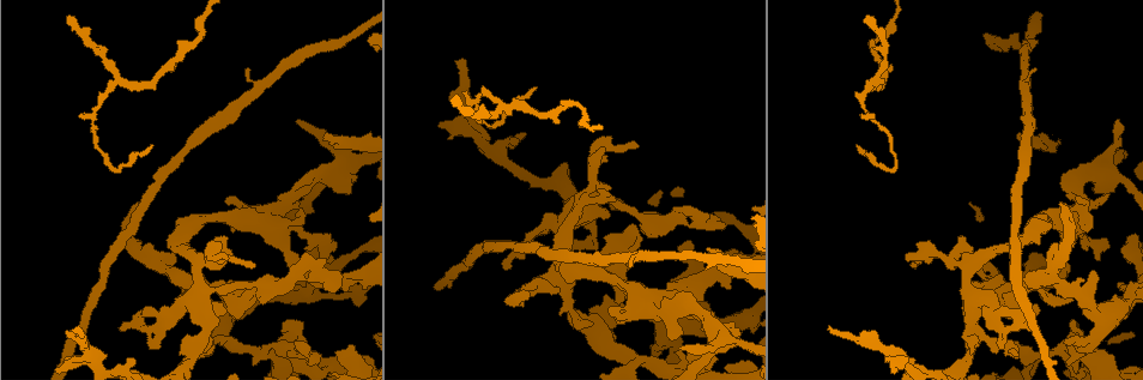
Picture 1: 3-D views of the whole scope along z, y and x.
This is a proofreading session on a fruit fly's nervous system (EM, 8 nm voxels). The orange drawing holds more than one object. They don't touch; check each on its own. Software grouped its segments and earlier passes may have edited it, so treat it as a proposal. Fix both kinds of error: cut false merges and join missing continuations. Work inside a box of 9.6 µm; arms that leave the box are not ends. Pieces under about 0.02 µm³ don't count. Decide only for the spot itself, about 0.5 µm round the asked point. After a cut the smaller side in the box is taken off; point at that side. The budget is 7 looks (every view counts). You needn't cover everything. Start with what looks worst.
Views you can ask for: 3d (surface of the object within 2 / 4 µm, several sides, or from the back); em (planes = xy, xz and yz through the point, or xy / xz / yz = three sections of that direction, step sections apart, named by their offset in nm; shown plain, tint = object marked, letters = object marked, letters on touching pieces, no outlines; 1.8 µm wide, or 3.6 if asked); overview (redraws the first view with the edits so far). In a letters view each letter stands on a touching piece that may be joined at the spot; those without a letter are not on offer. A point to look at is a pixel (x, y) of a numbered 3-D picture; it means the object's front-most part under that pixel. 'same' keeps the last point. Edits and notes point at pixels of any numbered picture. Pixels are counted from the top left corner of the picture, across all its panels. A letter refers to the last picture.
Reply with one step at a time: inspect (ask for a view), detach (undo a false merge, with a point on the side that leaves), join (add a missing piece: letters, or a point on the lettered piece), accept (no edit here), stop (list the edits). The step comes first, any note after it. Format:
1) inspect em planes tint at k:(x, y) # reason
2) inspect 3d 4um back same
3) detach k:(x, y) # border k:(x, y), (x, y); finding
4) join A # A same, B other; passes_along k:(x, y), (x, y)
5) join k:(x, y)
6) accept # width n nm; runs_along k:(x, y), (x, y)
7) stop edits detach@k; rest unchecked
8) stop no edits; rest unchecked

inspect 3d 2um at 1:(265, 289) # two arms in line, one across

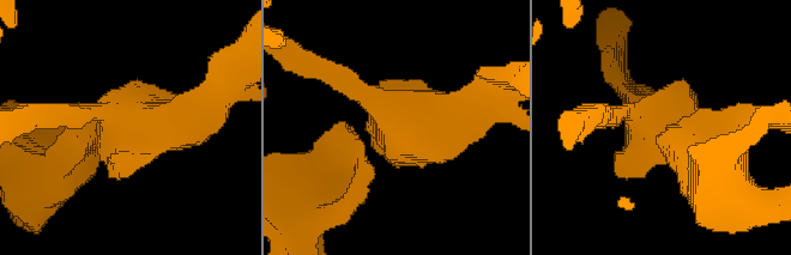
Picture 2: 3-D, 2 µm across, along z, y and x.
inspect em planes tint at 2:(390, 123) # arms 3; arm_widths 180, 260, 380 nm

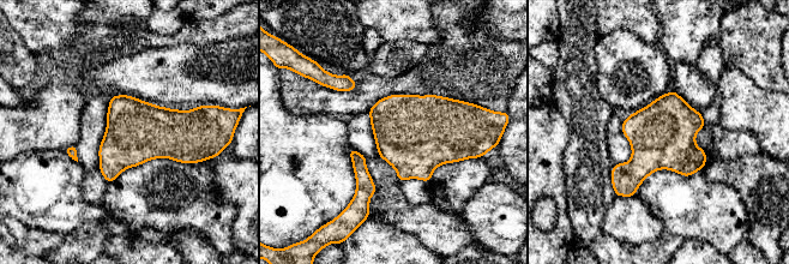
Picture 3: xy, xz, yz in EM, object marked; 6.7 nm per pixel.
inspect em planes letters same # what lies round it

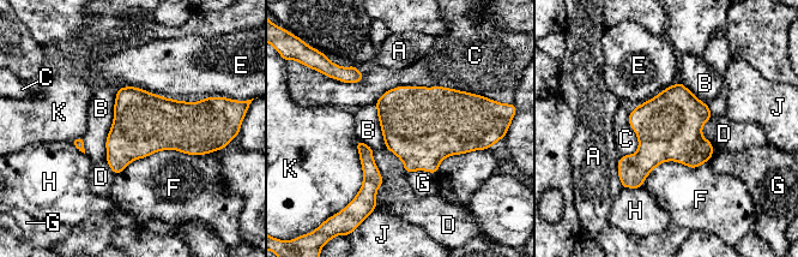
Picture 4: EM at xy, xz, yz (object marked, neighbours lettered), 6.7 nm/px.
accept # A other, B other, C other, D other, E other, F other, G other, H other, J other, K other; border 4:(119, 88), (106, 159); all the same cell

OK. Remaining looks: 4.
inspect 3d 2um back at 1:(196, 305) # sharp bend

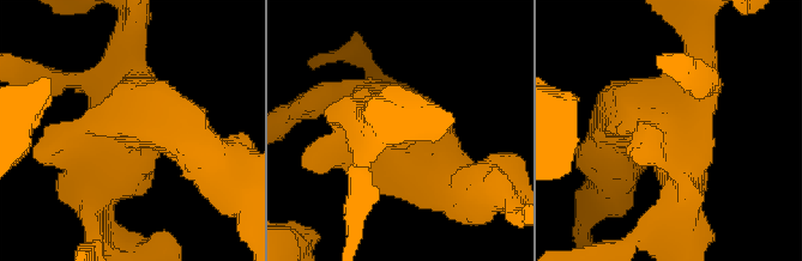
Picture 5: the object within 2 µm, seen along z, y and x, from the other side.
inspect em xy step 16 tint at 5:(127, 126)

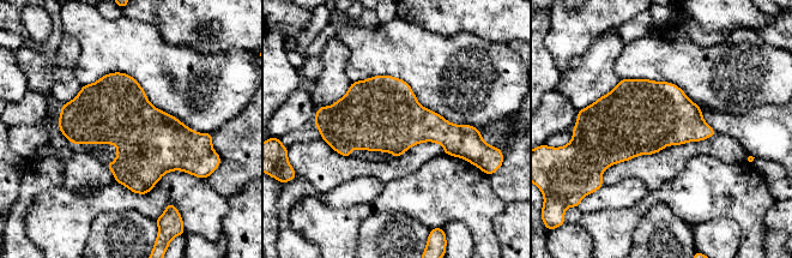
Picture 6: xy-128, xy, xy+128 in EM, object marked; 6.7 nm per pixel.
inspect em planes letters same # cut it another way

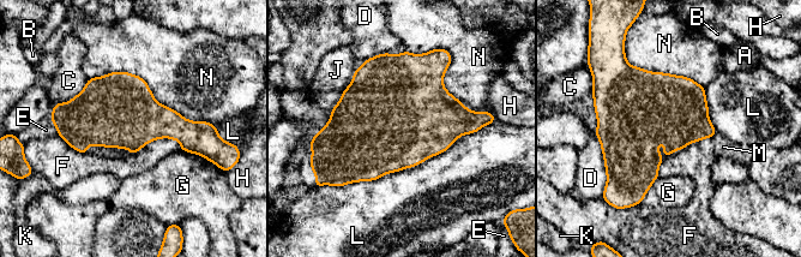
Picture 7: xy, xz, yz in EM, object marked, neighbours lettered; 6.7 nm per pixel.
accept # width 500 nm; A other, B other, C other, D other, E other, F other, G other, H other, J other, K other, L other, M other, N other; border 7:(181, 144), (156, 138), (137, 151); all the same cell

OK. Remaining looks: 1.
stop no edits; rest unchecked

